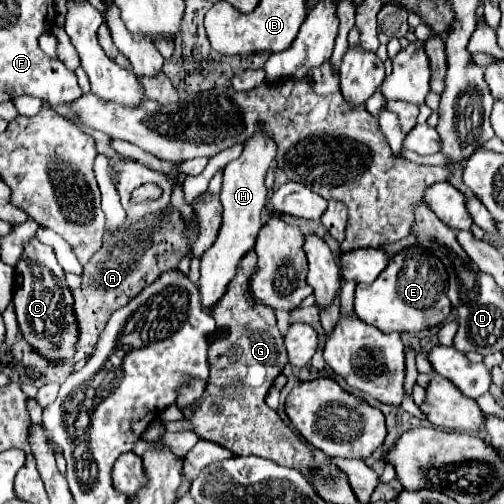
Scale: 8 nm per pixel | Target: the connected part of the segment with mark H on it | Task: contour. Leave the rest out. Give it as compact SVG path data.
M267 134L253 136L245 142L243 154L229 162L223 170L223 184L221 184L221 204L223 204L223 222L213 246L201 256L201 280L199 290L203 298L203 306L211 308L215 302L225 294L227 284L235 276L239 260L255 246L257 232L261 228L261 210L267 204L267 188L263 184L265 172L269 170L271 162L275 160L277 146Z

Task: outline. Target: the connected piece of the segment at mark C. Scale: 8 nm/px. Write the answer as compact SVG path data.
M37 236L25 242L23 254L15 266L13 306L17 312L21 334L37 352L47 356L49 360L67 362L73 358L77 344L77 320L71 304L73 296L65 282L65 272L59 266L53 248L39 242Z

